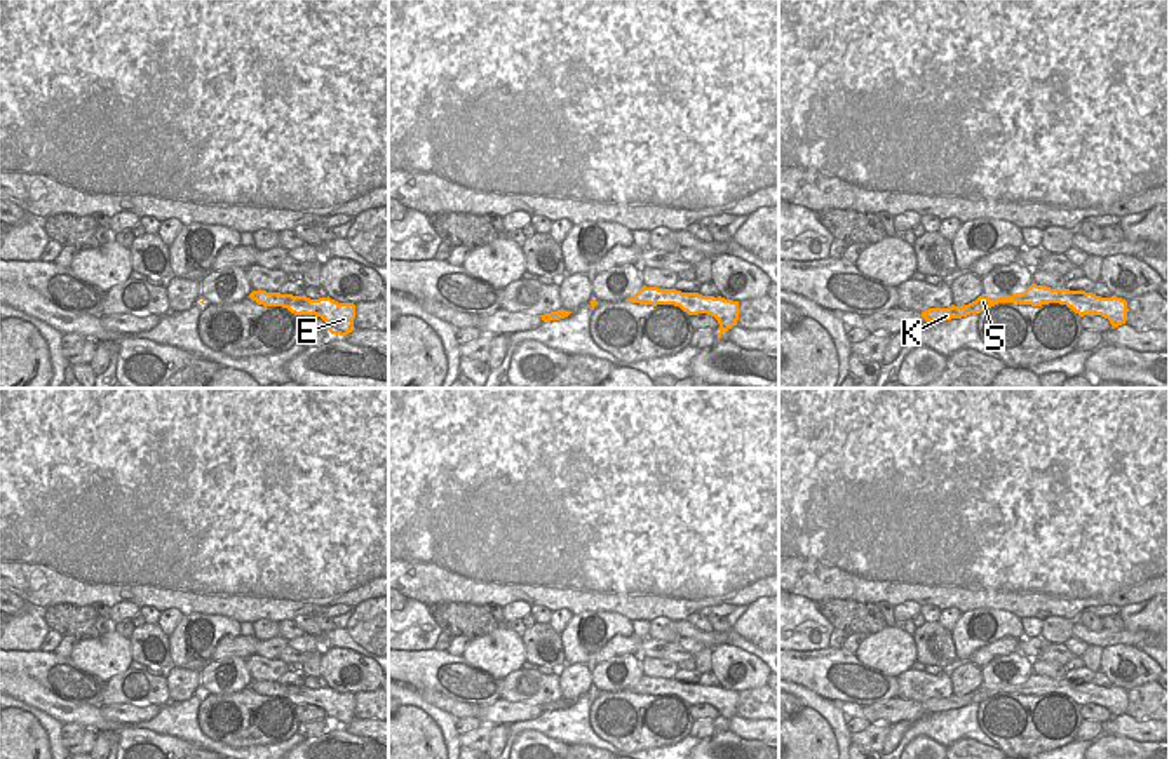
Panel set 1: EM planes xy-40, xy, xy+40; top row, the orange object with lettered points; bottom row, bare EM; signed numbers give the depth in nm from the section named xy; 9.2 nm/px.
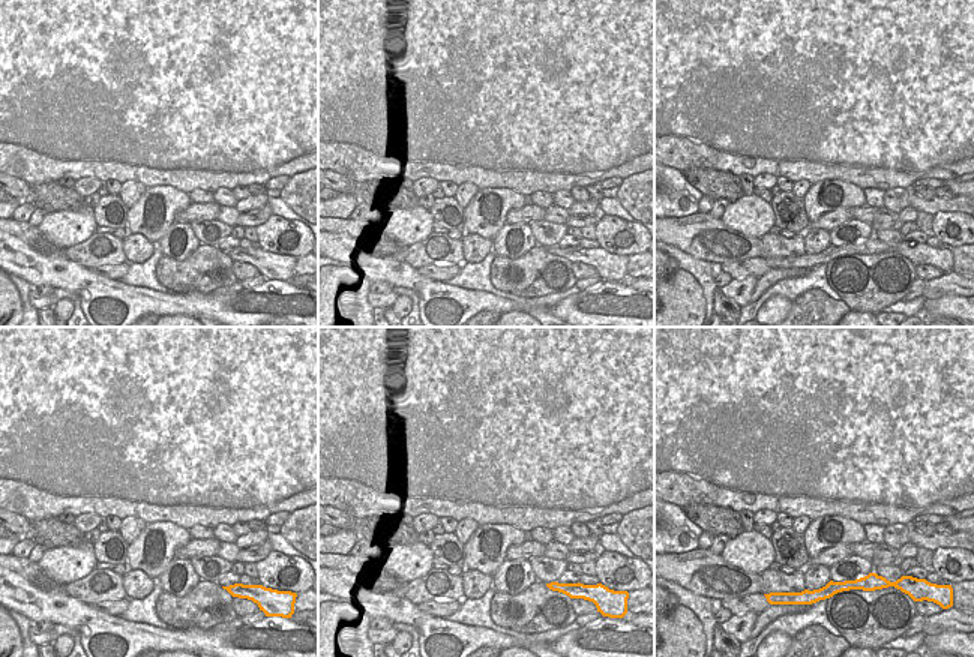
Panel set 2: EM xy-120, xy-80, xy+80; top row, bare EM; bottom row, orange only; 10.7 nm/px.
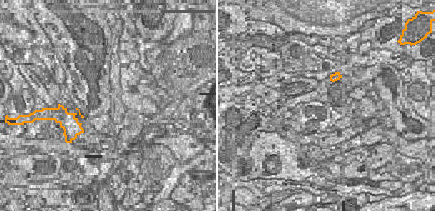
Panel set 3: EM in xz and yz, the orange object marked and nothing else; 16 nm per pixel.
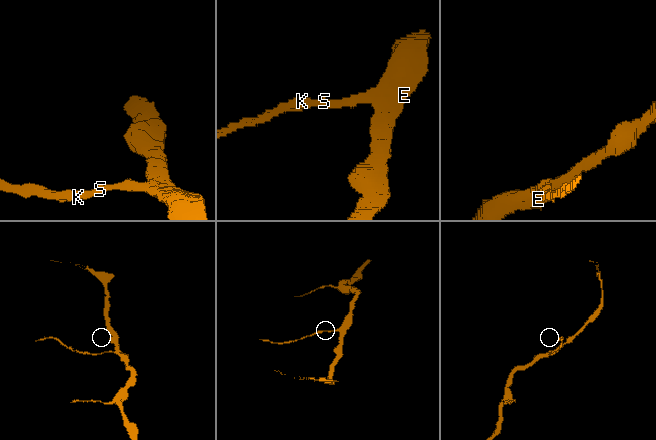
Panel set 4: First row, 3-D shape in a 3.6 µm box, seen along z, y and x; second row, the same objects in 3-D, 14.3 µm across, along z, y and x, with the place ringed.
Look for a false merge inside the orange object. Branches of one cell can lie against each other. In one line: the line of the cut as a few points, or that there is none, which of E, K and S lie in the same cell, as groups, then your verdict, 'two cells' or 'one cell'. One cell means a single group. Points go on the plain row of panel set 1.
no cut | E K S | one cell

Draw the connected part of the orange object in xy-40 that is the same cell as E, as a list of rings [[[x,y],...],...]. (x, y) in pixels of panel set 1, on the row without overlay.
[[[253,681],[249,684],[253,691],[263,696],[282,696],[287,698],[294,705],[315,705],[326,712],[326,719],[331,724],[347,726],[352,722],[354,709],[355,709],[355,695],[354,693],[338,693],[334,689],[319,688],[310,689],[303,686],[280,684],[280,682],[267,682],[267,681]]]

